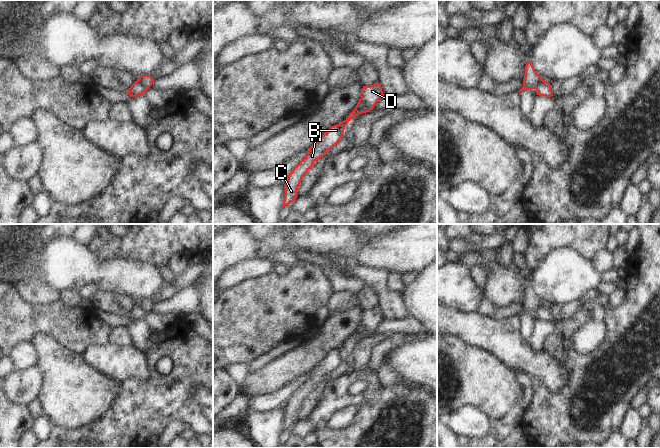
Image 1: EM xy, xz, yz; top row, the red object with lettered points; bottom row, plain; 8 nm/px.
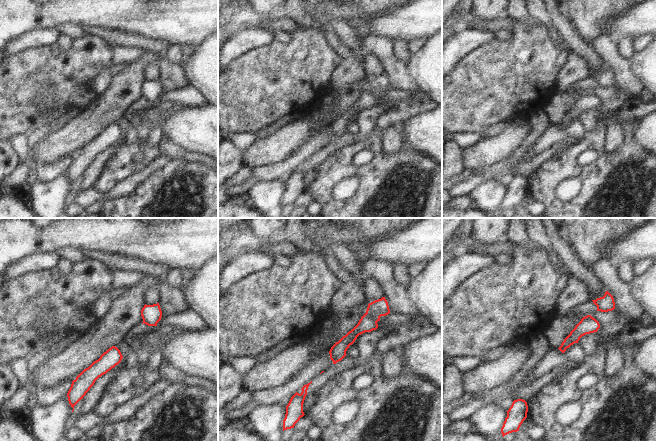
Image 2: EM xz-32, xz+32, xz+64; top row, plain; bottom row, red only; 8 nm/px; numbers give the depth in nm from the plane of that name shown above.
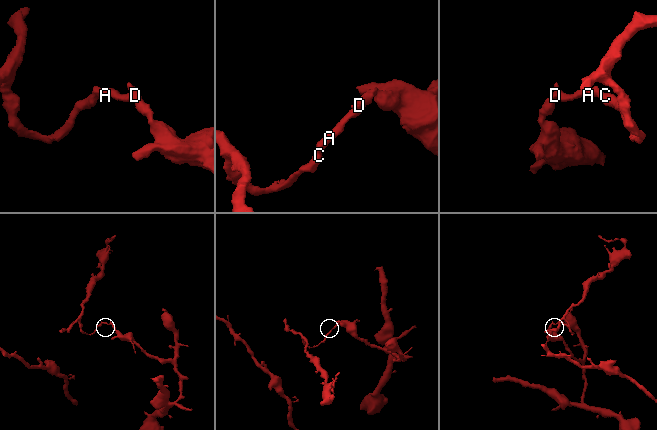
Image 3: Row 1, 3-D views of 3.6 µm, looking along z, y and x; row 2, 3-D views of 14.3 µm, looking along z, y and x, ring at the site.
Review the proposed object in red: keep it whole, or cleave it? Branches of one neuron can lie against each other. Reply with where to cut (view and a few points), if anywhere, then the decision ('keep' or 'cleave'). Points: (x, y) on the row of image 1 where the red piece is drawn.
cut xz (360, 99), (371, 109); cleave

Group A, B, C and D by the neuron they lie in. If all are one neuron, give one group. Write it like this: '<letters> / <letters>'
A B C / D

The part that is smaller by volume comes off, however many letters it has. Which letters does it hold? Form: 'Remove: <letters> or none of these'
Remove: A, B, C

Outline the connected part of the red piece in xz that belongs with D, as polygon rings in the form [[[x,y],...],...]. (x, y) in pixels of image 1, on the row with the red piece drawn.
[[[374,83],[369,86],[363,86],[360,93],[361,100],[373,110],[378,100],[383,97],[382,87],[379,83]]]

